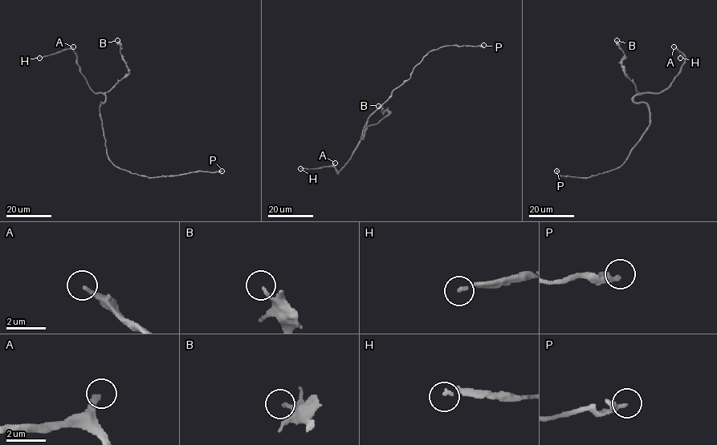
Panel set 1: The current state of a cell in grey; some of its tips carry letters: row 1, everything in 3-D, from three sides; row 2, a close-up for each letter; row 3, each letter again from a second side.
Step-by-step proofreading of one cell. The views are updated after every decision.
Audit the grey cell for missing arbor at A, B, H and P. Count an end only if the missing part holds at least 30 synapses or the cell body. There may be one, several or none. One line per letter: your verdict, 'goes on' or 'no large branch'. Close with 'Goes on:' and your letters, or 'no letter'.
A: goes on
B: no large branch
H: no large branch
P: no large branch
Goes on: A

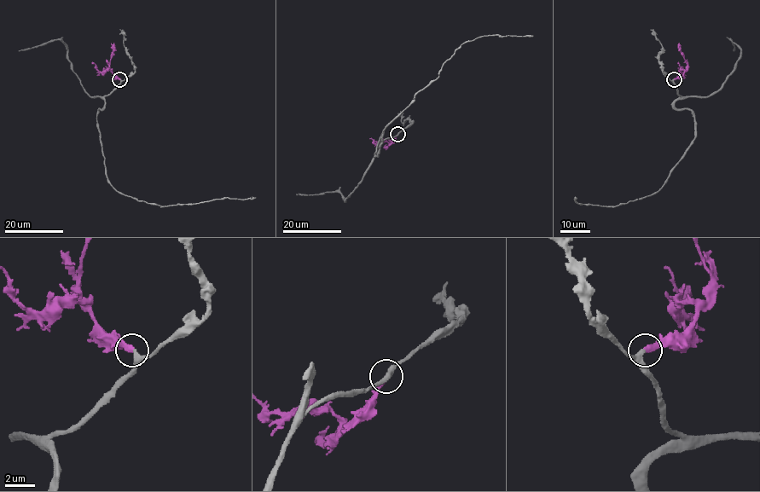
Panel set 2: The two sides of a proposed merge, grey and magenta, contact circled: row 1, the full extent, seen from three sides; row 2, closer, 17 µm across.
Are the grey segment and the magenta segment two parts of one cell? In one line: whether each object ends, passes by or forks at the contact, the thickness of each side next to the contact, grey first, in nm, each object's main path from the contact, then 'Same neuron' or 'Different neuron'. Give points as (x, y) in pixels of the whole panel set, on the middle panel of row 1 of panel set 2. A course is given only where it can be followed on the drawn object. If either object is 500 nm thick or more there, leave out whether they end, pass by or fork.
At the ring grey passes by. At the ring magenta ends. Thickness 280 nm (grey) against 360 nm. Course of grey: (398, 135), (382, 141), (382, 135), (374, 154), (383, 130), (462, 44), (489, 35), (533, 35). Course of magenta: (397, 135), (387, 147), (391, 139). Same neuron

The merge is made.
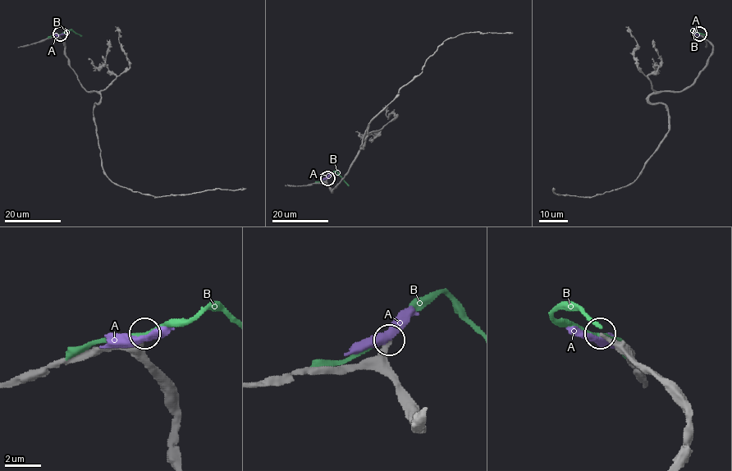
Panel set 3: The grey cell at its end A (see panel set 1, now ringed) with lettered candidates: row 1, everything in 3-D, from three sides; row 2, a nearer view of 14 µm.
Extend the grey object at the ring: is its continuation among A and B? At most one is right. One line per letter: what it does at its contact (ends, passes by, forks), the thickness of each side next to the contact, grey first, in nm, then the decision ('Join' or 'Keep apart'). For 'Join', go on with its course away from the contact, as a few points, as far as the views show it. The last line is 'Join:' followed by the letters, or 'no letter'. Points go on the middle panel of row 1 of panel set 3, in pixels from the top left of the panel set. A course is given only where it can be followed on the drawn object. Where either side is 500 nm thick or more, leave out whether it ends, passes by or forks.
A: It passes by. Thickness 320 nm (grey) against 420 nm. Keep apart
B: It passes by. Thickness 280 nm (grey) against 240 nm. Keep apart
Join: no letter

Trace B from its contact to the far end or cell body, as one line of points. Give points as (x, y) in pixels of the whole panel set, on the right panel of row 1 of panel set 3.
B: (699, 34), (692, 31), (697, 30), (706, 36)

